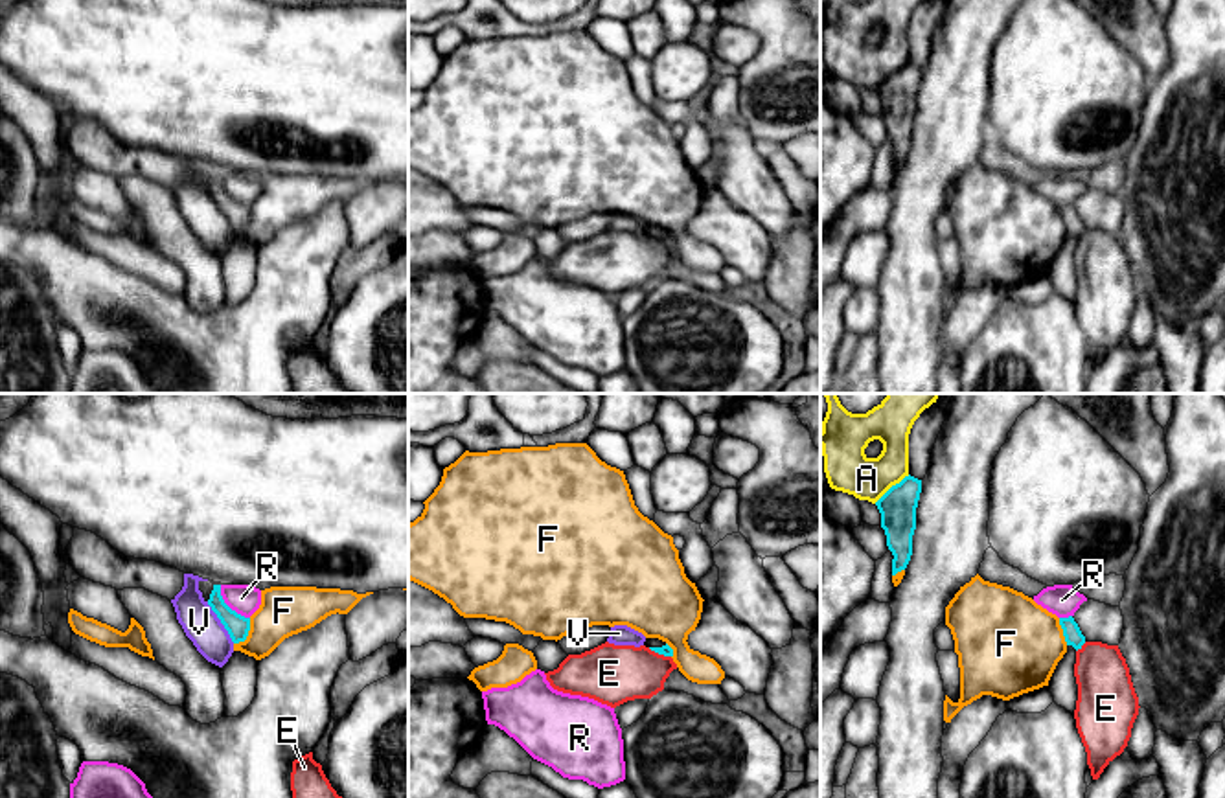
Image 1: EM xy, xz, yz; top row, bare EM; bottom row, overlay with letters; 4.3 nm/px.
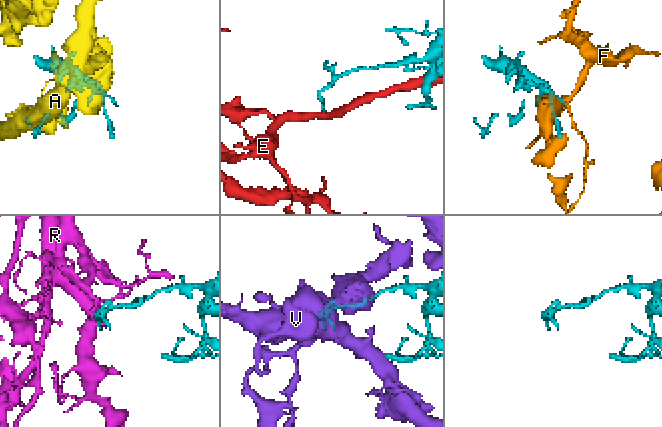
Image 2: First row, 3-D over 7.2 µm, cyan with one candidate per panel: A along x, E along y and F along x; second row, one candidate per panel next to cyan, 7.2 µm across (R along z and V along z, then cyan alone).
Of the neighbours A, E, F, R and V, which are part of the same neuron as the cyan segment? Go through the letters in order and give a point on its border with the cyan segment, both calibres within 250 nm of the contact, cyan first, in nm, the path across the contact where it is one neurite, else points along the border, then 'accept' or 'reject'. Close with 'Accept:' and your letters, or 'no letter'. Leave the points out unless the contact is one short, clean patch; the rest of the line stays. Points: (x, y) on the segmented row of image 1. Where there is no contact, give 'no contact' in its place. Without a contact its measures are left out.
A: contact yz (892, 486); calibres 160 and 200 nm; reject
E: contact yz (1080, 648); calibres 80 and 260 nm; border yz (1086, 642), (1076, 651); reject
F: contact xy (247, 635); calibres 100 and 220 nm; reject
R: contact xy (227, 605); calibres 100 and 140 nm; border xy (219, 585), (221, 598), (249, 618); reject
V: contact xy (221, 622); calibres 100 and 160 nm; reject
Accept: no letter

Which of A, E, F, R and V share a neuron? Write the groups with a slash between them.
A / E / F / R / V

